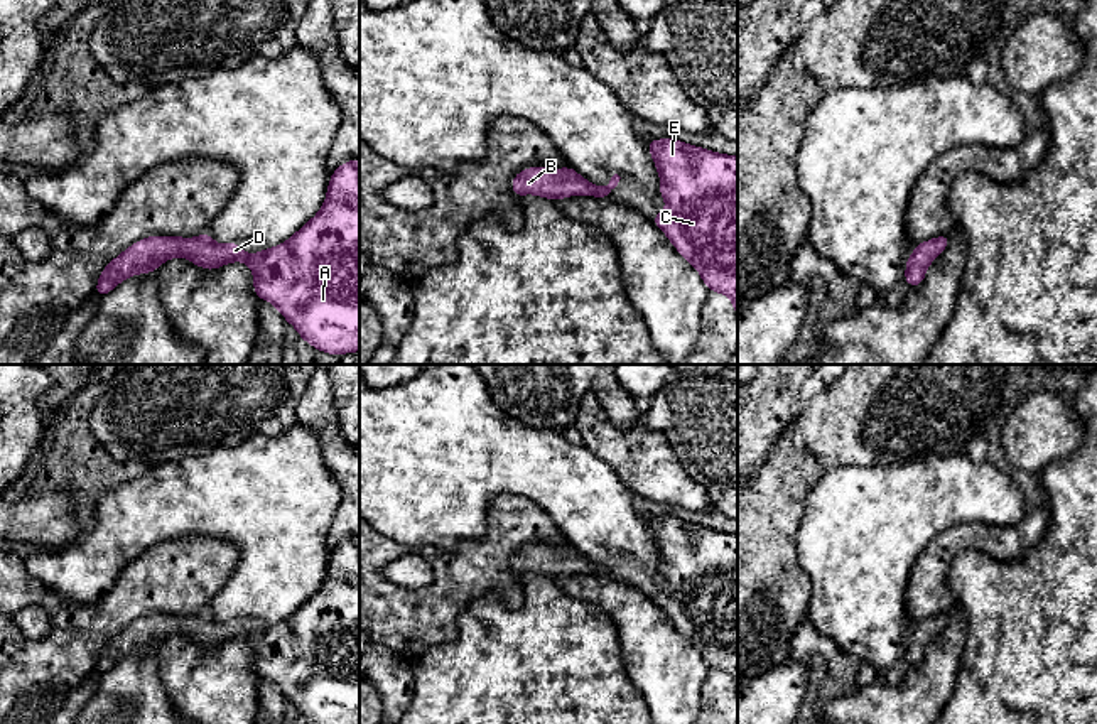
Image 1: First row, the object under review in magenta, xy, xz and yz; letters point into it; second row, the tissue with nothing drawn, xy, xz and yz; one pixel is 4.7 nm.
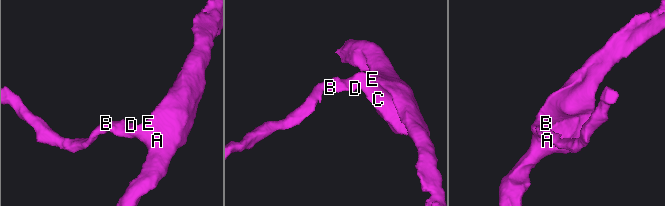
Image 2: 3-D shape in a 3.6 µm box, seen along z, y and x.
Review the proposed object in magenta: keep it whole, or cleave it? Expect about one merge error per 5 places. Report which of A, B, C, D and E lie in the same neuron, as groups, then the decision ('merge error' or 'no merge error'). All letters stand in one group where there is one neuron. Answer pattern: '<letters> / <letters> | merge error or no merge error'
A B C D E | no merge error

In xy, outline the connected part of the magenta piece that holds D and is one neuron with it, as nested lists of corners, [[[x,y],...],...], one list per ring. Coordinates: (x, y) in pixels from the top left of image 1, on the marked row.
[[[346,160],[331,174],[319,213],[282,245],[248,255],[238,241],[218,245],[208,231],[196,238],[149,236],[105,267],[95,294],[103,297],[132,275],[154,273],[174,257],[184,257],[204,270],[230,262],[246,263],[255,277],[257,297],[273,304],[304,341],[327,354],[359,351],[359,160]]]

